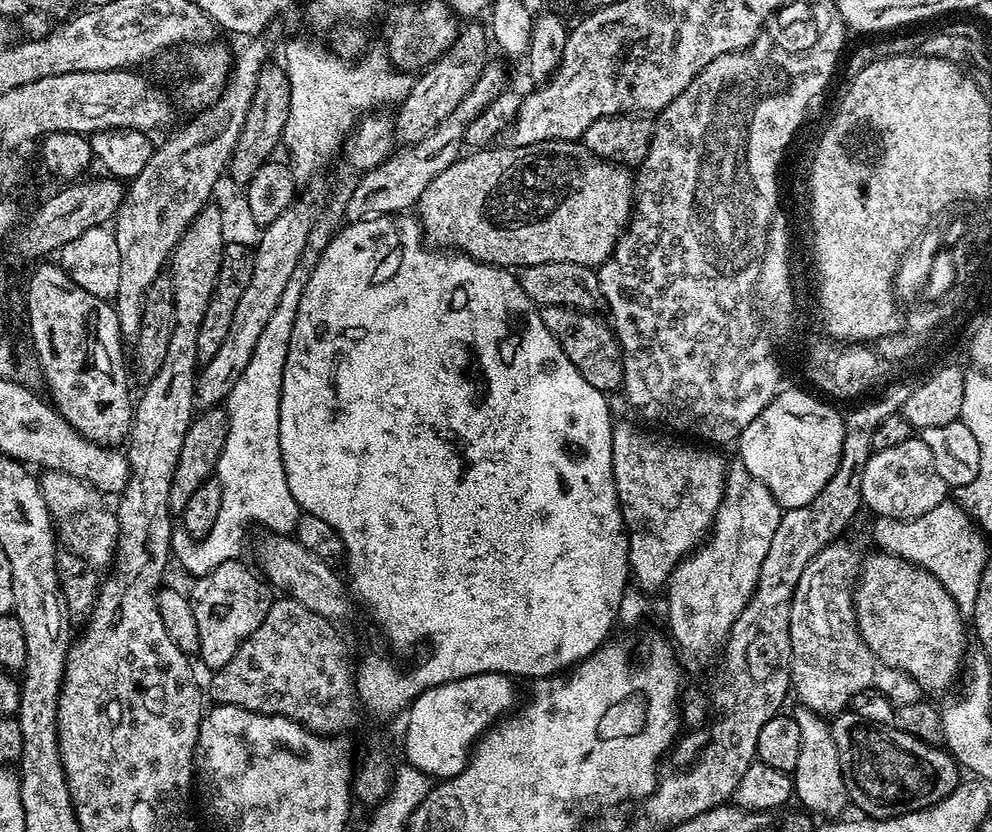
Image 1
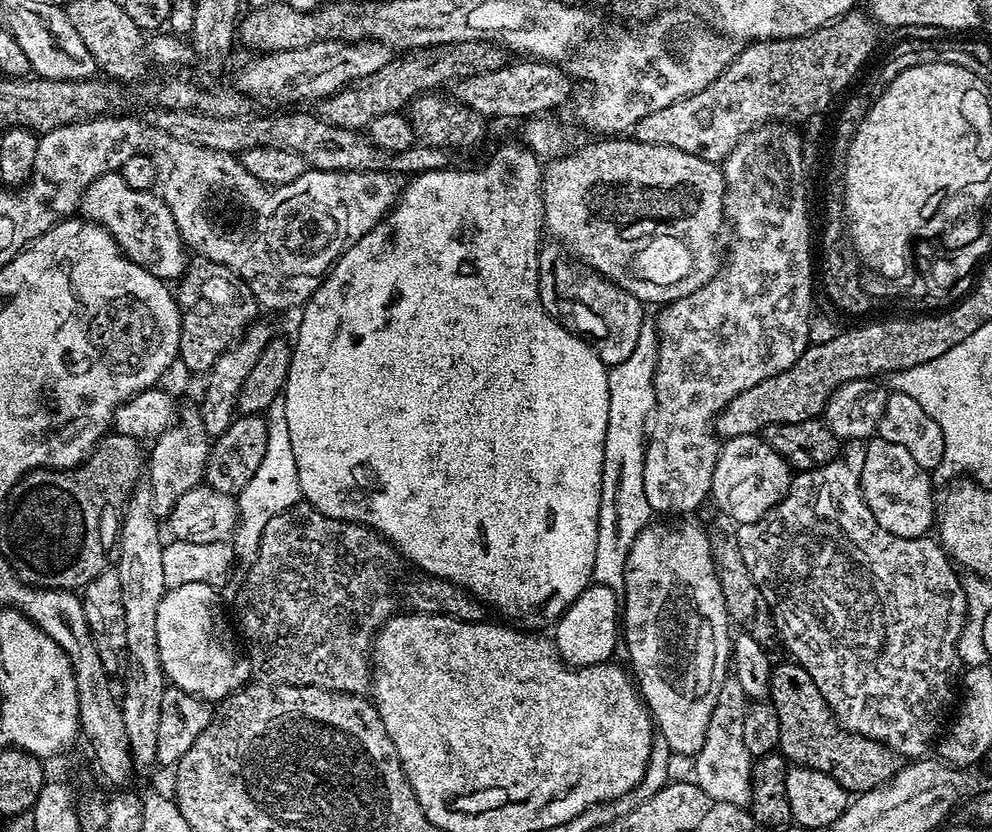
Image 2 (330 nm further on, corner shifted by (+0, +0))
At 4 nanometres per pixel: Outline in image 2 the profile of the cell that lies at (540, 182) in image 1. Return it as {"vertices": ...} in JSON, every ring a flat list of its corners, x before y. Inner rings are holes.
{"vertices":[[596,138,593,144,584,144,577,152,569,150,564,155,547,161,540,182,540,193,544,199,544,228,552,231,551,239,563,245,585,269,614,282,622,290,634,294,634,298,638,298,645,305,663,306,678,298,689,296,694,290,713,280,722,267,720,227,723,224,725,227,726,224,724,173,719,163,703,160,694,154,686,154,686,150,678,150,674,146,665,144,647,144,635,138,624,139,628,138]]}

